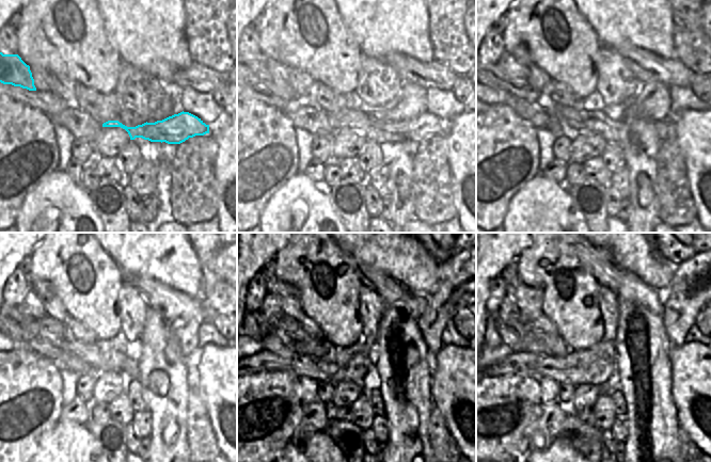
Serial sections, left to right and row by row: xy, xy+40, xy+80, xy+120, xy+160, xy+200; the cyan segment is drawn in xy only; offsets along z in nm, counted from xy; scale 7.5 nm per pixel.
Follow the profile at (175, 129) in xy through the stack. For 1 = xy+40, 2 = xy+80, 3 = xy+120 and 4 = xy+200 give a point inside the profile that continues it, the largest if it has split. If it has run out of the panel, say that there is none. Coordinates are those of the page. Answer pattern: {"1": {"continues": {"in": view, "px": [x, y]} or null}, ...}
{"1": {"continues": {"in": "xy+40", "px": [426, 125]}}, "2": {"continues": {"in": "xy+80", "px": [572, 121]}}, "3": {"continues": {"in": "xy+120", "px": [54, 331]}}, "4": {"continues": {"in": "xy+200", "px": [538, 347]}}}

